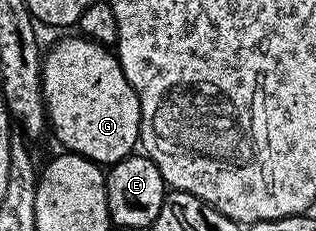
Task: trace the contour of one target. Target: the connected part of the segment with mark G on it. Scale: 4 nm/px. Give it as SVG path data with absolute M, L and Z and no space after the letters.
M60 37L43 55L43 103L47 109L50 133L60 142L64 151L80 154L91 162L114 164L127 157L139 142L139 101L137 92L125 80L118 57L108 47L90 42L88 38Z

